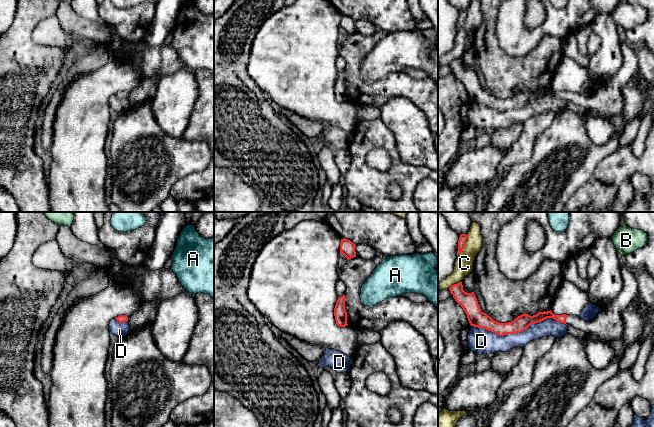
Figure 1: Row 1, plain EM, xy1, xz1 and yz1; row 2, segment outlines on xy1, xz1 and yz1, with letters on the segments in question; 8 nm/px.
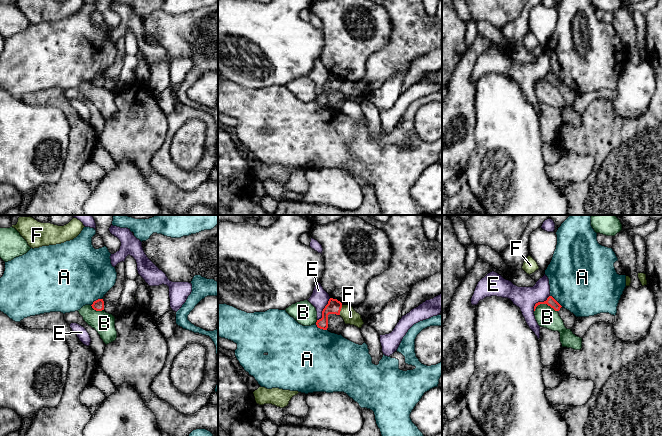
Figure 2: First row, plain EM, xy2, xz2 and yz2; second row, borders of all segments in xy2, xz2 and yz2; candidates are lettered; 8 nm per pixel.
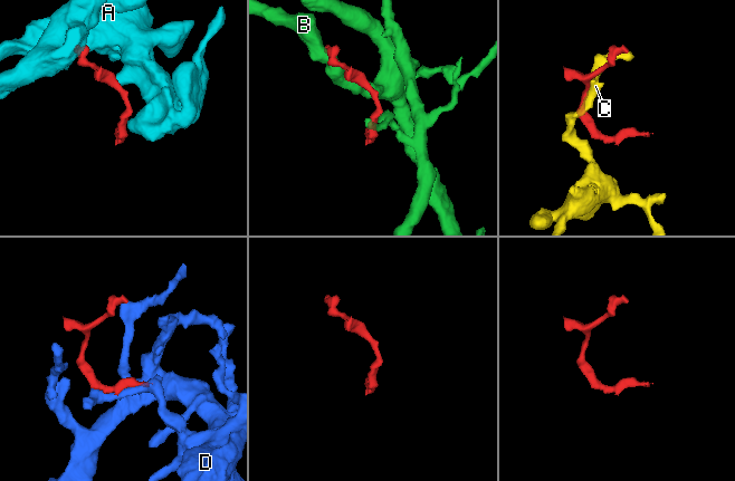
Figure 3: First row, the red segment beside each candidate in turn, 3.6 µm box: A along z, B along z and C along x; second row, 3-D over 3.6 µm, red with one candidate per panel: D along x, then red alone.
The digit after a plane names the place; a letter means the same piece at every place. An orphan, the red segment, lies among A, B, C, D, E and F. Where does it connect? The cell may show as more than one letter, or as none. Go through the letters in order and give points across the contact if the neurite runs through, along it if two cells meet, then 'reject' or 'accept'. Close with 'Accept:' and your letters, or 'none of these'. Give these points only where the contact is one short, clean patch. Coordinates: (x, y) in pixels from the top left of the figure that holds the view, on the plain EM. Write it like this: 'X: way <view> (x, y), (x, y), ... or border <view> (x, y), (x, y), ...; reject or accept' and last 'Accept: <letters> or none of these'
A: border xy2 (102, 74), (96, 75), (91, 81); reject
B: border yz2 (534, 85), (540, 80), (547, 80), (557, 87); reject
C: reject
D: reject
E: border xz2 (330, 74), (322, 87), (322, 92), (317, 96); reject
F: border xz2 (342, 81), (339, 90); reject
Accept: none of these

